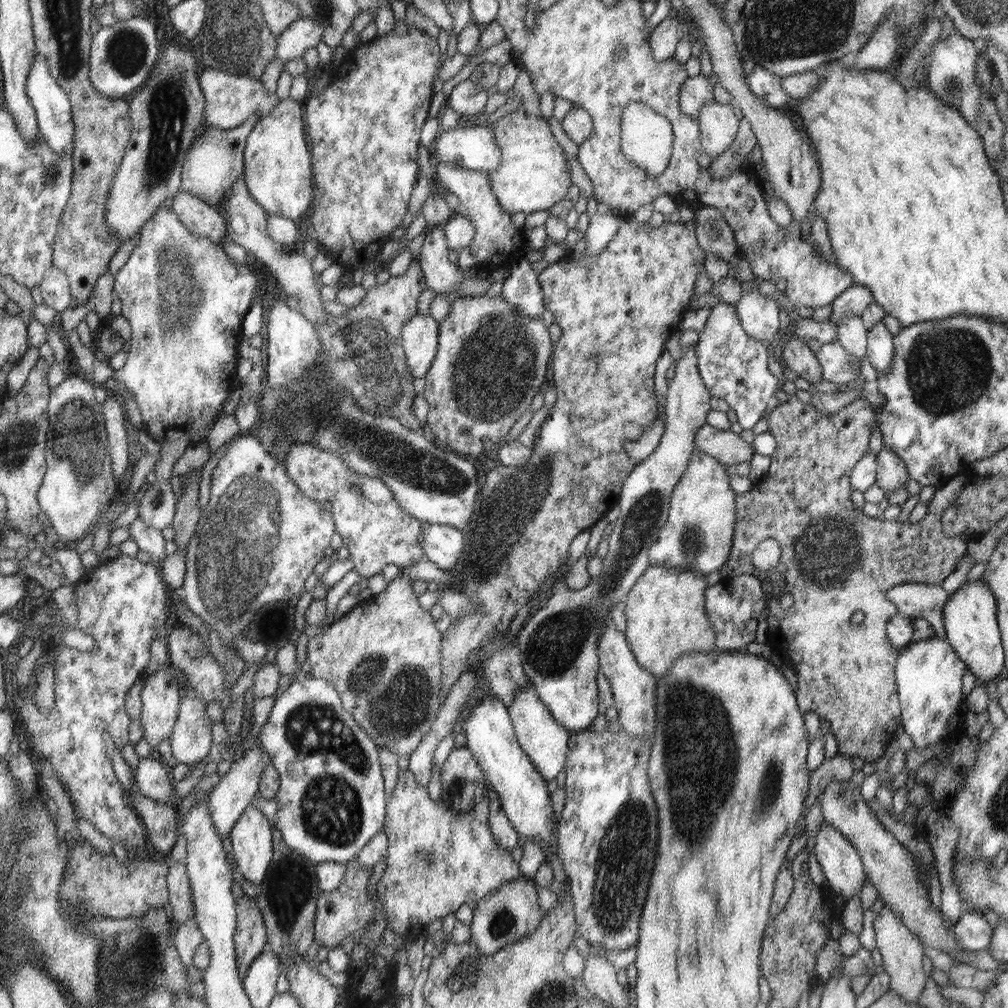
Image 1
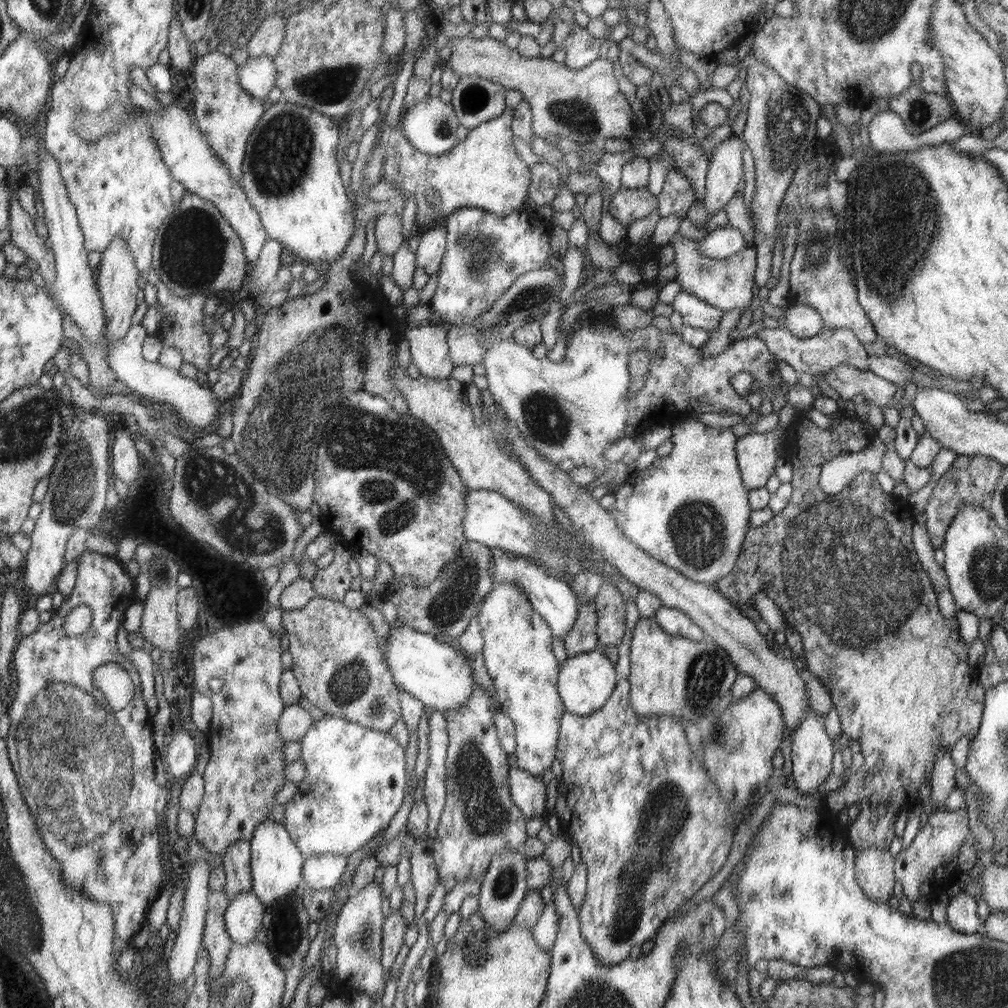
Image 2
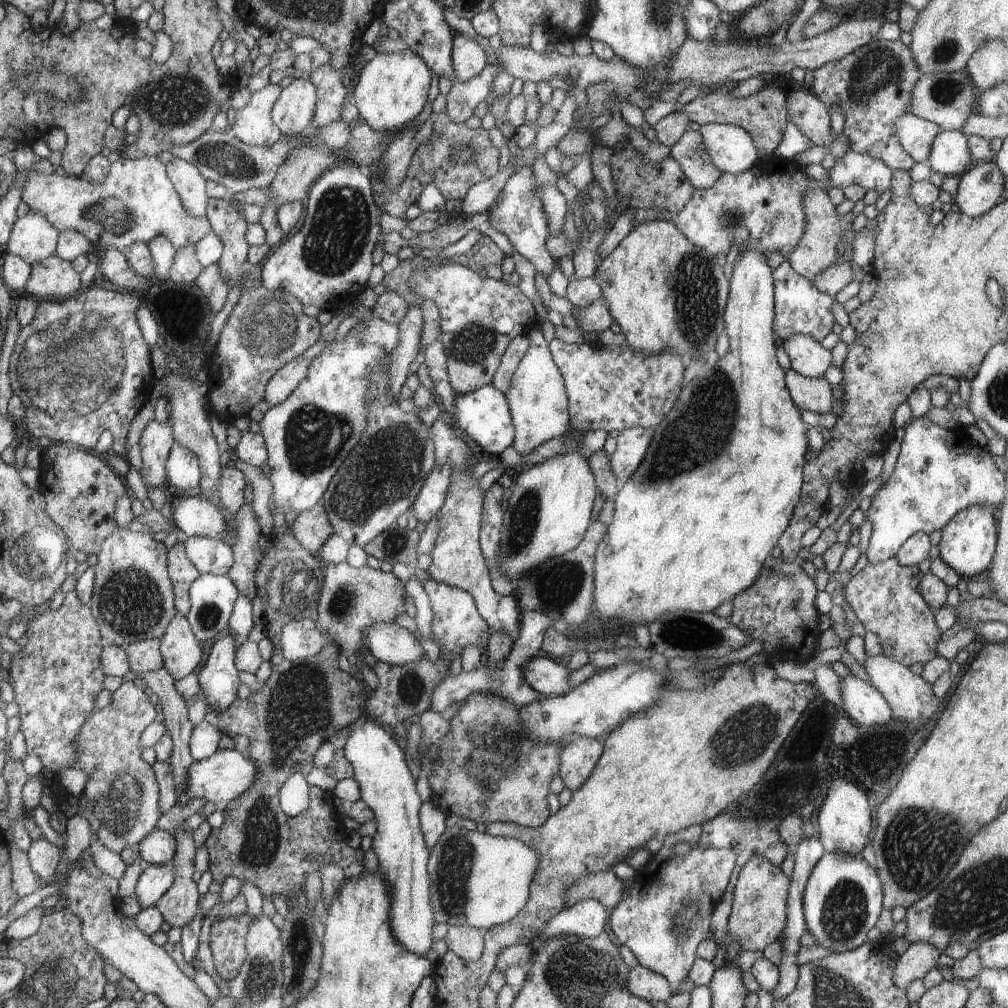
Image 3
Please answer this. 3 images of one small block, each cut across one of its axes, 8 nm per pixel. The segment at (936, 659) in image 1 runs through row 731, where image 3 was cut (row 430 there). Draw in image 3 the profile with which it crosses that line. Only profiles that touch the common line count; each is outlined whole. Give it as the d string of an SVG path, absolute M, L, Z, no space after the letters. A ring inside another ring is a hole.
M926 415L906 424L904 430L894 472L872 494L871 506L864 514L872 524L872 534L866 550L867 560L872 564L884 563L895 557L905 540L918 531L932 534L934 530L942 530L962 509L986 506L997 515L1006 496L1005 474L994 464L988 448L954 440L949 430L930 422Z

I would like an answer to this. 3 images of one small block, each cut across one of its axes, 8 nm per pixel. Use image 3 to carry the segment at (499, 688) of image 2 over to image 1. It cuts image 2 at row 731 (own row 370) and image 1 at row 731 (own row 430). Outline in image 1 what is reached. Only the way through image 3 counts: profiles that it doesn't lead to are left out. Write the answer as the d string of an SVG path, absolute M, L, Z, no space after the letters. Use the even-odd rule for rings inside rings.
M529 682L527 686L519 689L517 696L514 697L513 704L508 709L522 750L529 755L533 765L537 767L537 770L544 775L548 782L554 780L562 772L564 762L567 759L570 731L556 721L549 711L549 707L541 701L533 682Z

